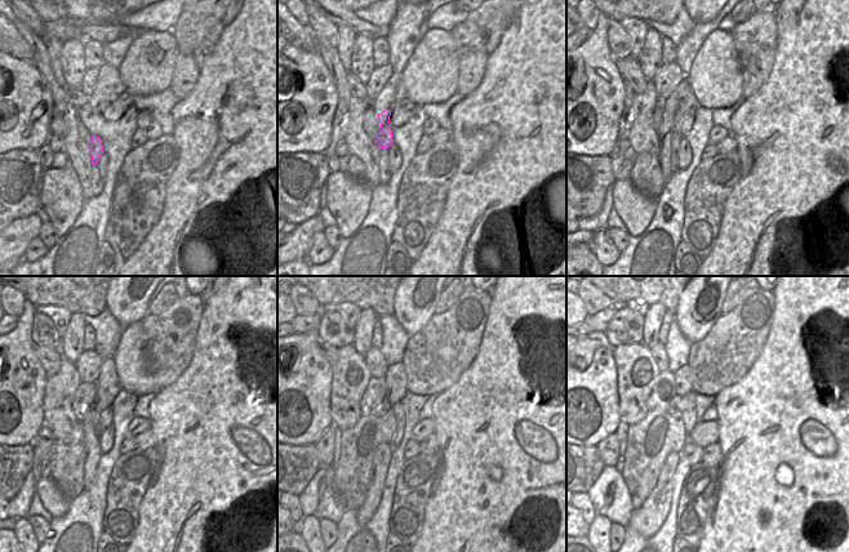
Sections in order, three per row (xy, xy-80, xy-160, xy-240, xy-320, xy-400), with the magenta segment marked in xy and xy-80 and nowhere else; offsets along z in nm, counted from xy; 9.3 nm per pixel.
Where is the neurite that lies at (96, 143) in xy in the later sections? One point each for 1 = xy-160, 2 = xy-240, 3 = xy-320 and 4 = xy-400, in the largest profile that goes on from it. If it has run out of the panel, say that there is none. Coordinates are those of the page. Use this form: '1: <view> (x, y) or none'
1: xy-160 (690, 101)
2: xy-240 (107, 387)
3: xy-320 (395, 377)
4: xy-400 (683, 377)

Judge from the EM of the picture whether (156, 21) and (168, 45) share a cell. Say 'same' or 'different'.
different

